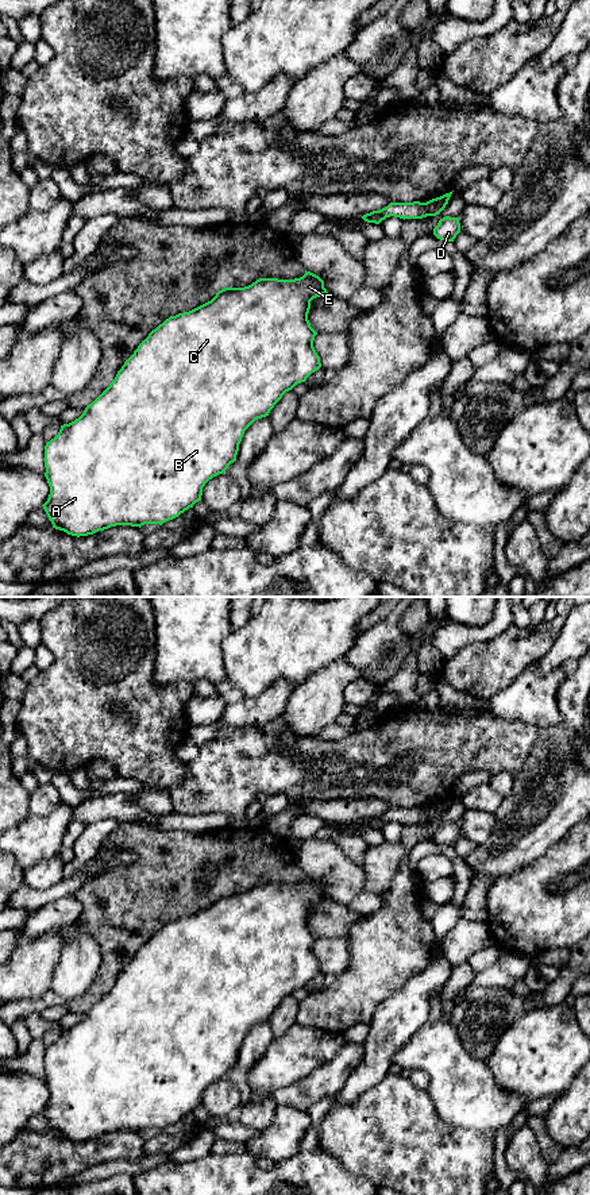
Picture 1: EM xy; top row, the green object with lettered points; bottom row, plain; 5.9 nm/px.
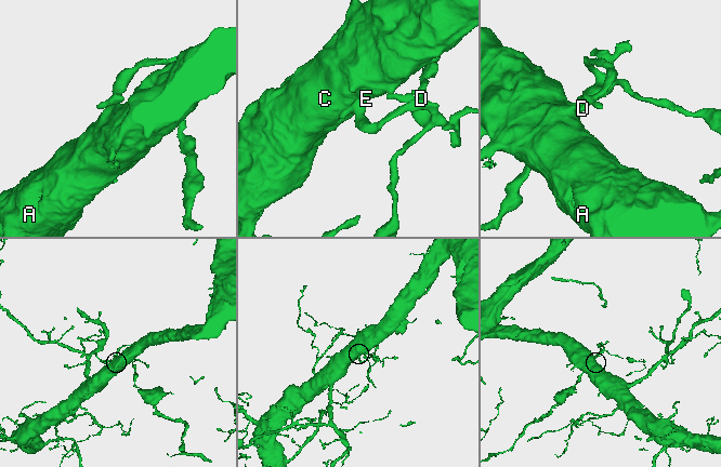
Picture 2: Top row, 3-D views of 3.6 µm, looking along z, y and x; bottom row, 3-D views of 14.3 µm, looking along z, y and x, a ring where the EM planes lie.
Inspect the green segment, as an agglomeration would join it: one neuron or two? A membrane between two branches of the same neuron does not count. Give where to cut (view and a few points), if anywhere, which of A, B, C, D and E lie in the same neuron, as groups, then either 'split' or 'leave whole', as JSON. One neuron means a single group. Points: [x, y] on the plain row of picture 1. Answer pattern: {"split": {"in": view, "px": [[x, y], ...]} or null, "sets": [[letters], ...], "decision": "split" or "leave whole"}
{"split": {"in": "xy", "px": [[425, 808], [428, 820]]}, "sets": [["A", "B", "C", "E"], ["D"]], "decision": "split"}

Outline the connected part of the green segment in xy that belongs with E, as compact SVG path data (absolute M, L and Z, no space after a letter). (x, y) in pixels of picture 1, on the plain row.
M305 875L305 879L294 884L259 883L244 893L224 893L216 901L184 918L170 921L138 951L134 959L124 967L109 991L92 1007L84 1018L69 1029L61 1030L58 1040L45 1051L45 1082L50 1091L47 1106L42 1110L53 1133L72 1141L88 1141L116 1130L142 1132L144 1129L159 1129L178 1122L201 1106L203 1092L213 1082L223 1079L236 1065L239 1049L244 1036L258 1024L269 1021L282 1001L297 988L321 972L313 945L317 937L311 932L308 918L311 906L327 899L324 886Z

